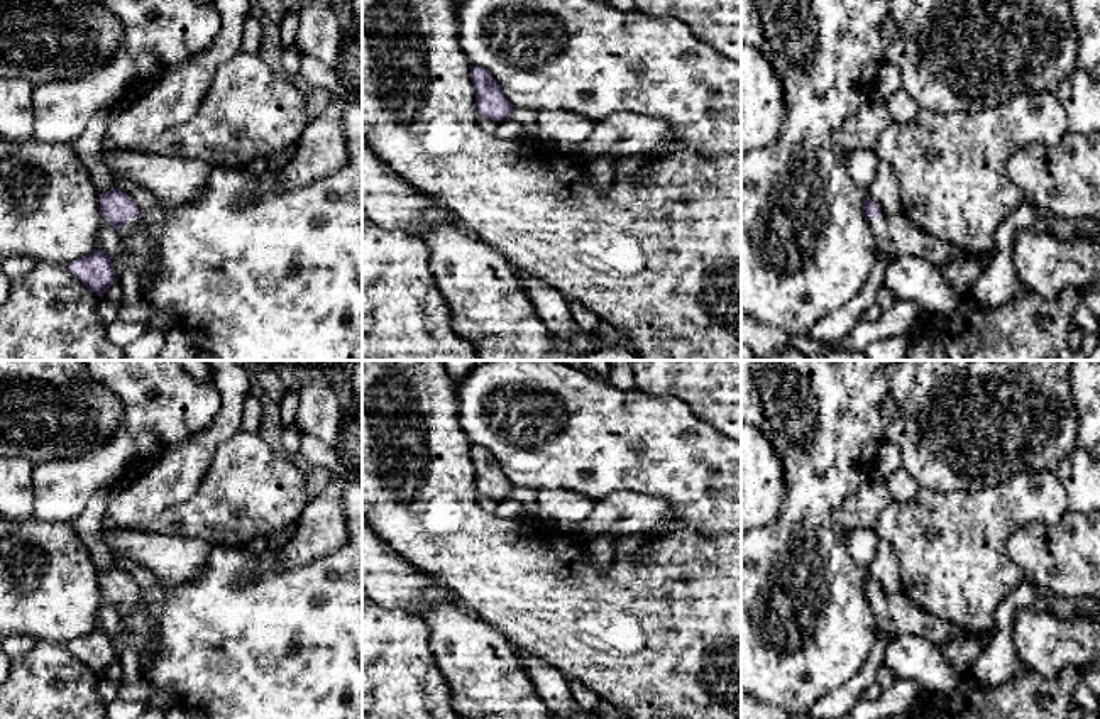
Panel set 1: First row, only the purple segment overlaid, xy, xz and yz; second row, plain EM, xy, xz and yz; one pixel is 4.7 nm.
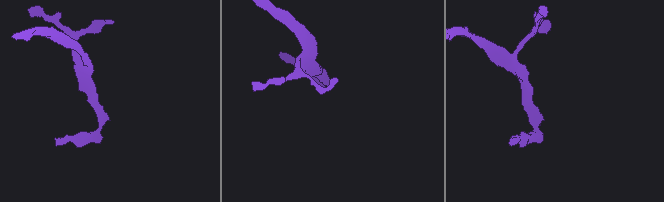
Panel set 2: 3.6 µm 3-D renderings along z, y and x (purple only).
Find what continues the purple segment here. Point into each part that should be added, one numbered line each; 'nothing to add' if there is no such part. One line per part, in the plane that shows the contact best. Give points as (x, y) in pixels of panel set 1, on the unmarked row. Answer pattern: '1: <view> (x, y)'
1: xy (131, 603)

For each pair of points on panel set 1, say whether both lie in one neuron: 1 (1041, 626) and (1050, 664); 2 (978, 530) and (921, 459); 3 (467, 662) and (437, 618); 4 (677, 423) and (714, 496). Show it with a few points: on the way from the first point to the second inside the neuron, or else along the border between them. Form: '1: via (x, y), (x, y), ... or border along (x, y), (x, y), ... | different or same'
1: via (1041, 635), (1046, 643), (1046, 655) | same
2: border along (987, 486), (977, 491), (921, 489) | different
3: via (467, 652), (447, 628) | same
4: via (677, 442), (677, 450), (704, 477) | same

